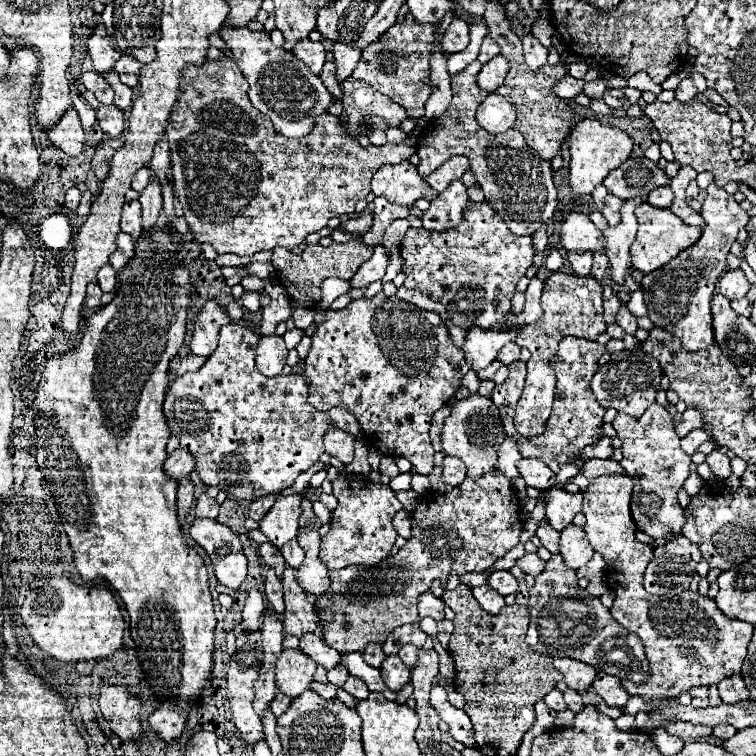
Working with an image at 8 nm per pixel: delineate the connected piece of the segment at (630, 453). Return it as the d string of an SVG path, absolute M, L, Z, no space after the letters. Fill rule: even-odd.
M653 402L639 418L617 414L613 420L613 428L623 442L623 460L619 464L633 478L635 484L631 496L631 516L637 530L649 534L653 540L681 536L685 514L677 500L677 492L689 476L691 456L685 454L679 446L679 436L675 434L671 414L663 406Z

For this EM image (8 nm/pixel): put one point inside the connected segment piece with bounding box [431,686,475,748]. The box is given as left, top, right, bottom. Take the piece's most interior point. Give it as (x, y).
(459, 723)

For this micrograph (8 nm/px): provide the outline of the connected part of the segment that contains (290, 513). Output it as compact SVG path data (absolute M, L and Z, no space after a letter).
M279 496L267 516L259 522L259 530L269 538L269 542L281 548L285 542L293 540L299 532L299 516L301 516L301 496Z

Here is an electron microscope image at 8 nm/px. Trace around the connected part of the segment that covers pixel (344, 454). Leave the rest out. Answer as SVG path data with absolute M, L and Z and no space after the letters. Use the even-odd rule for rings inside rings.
M329 428L323 440L325 440L325 452L329 456L339 458L343 464L351 464L355 436L351 436L345 430L339 430L339 428Z

